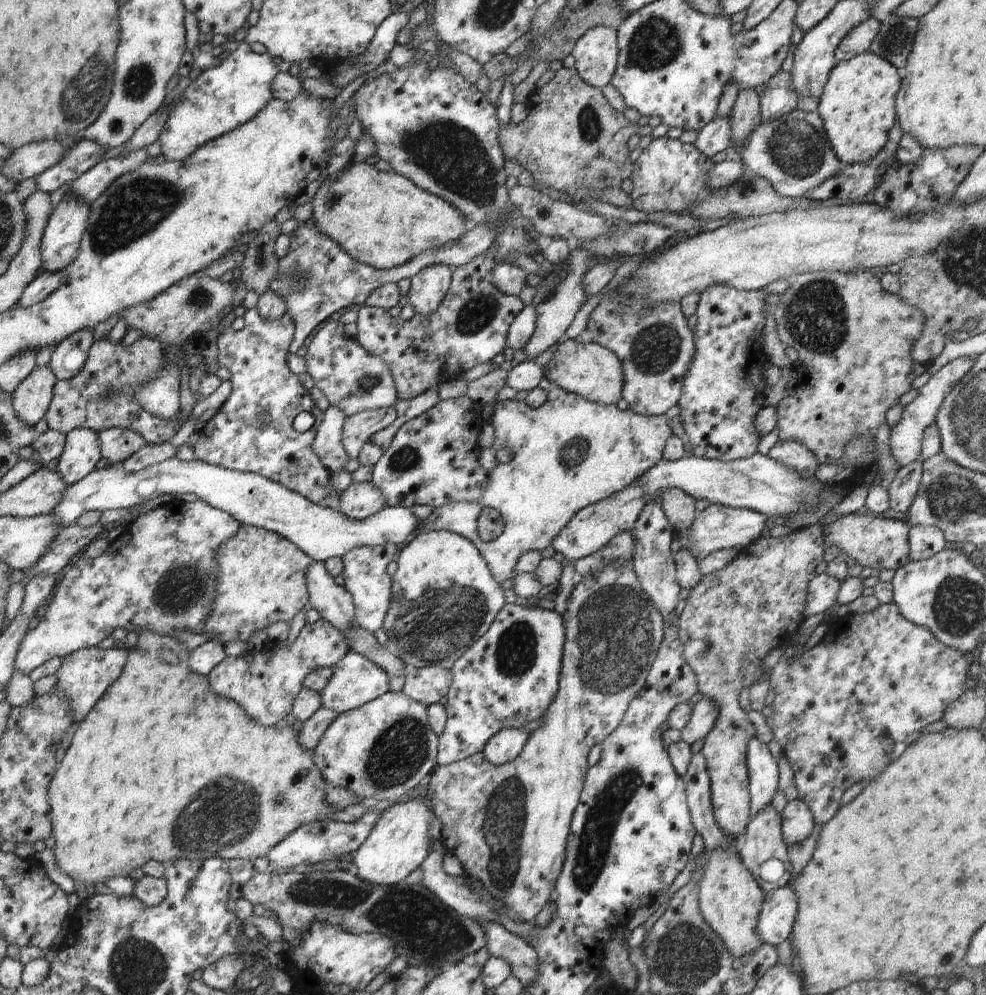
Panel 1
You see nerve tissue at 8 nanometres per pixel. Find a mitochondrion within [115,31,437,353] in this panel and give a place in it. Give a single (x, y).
(137, 84)

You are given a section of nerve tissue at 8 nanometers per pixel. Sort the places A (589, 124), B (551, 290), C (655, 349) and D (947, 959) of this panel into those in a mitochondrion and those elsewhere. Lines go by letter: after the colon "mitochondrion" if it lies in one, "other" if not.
A: mitochondrion
B: mitochondrion
C: mitochondrion
D: other

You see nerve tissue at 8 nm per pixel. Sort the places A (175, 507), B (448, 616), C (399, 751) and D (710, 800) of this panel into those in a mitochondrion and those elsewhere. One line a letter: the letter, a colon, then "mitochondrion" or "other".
A: other
B: mitochondrion
C: mitochondrion
D: other

